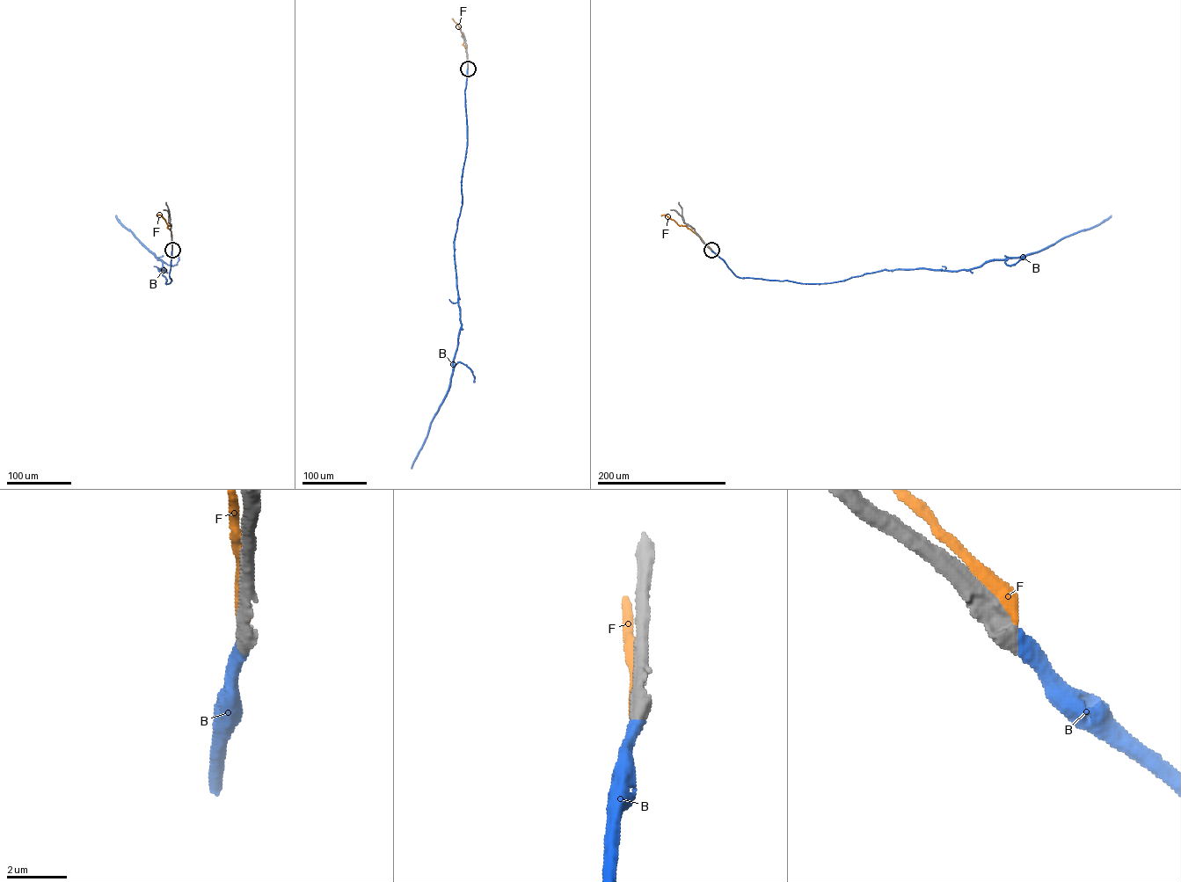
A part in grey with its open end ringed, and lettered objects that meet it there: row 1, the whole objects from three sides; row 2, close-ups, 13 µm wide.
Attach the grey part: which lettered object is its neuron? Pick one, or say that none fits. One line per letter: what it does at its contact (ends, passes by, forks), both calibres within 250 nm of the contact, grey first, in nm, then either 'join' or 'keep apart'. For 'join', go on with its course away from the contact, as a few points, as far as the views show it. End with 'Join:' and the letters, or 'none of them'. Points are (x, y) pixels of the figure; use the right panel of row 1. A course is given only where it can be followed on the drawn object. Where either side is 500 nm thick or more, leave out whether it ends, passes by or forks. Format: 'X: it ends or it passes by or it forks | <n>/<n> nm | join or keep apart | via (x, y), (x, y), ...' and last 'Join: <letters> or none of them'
B: 600/500 nm | join | via (711, 250), (741, 278), (833, 282), (885, 270), (972, 269), (993, 260), (1038, 251), (1111, 215)
F: 480/600 nm | keep apart
Join: B

